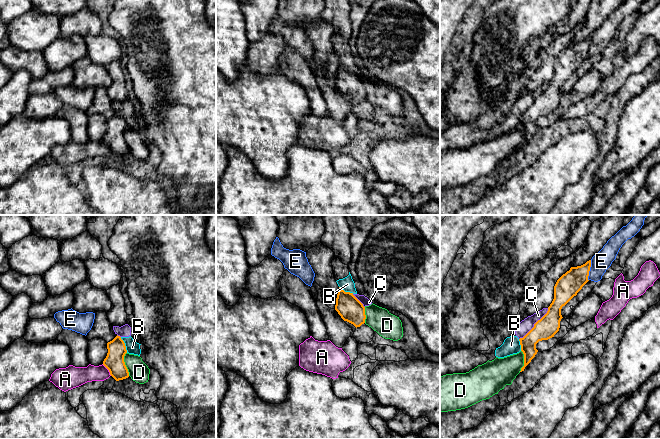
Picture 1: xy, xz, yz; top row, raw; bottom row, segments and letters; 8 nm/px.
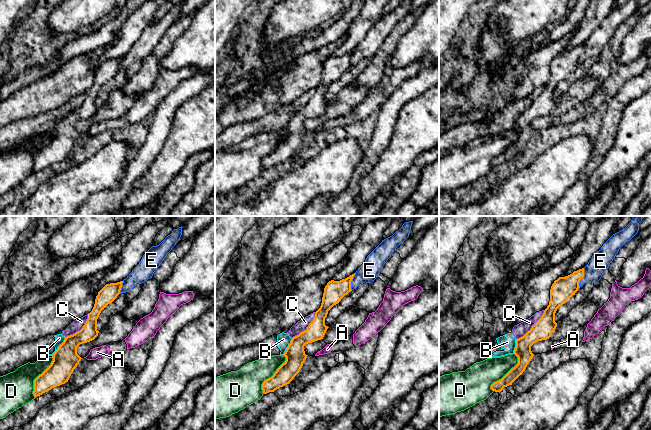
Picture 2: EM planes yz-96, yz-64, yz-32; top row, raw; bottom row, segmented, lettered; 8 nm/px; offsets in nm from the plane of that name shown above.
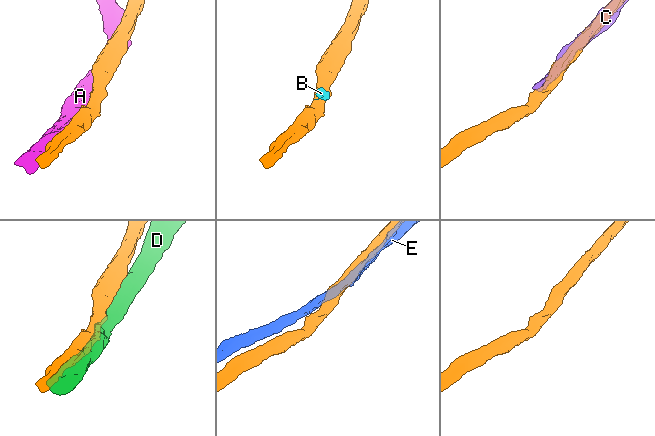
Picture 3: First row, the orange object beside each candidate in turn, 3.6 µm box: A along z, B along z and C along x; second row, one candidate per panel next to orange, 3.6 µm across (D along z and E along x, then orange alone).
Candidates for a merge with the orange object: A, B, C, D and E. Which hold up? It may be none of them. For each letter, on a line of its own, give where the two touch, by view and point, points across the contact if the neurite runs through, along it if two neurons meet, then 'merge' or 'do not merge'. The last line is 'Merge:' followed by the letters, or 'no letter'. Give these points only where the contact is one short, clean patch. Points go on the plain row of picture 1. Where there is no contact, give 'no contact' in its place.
A: meets orange in xy at (108, 145); do not merge
B: meets orange in xy at (124, 121); border along xy (120, 113), (127, 128); do not merge
C: meets orange in yz at (534, 100); do not merge
D: meets orange in xy at (124, 140); do not merge
E: meets orange in yz at (589, 46); do not merge
Merge: no letter

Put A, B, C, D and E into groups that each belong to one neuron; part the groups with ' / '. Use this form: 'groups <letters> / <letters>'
groups A / B C / D / E

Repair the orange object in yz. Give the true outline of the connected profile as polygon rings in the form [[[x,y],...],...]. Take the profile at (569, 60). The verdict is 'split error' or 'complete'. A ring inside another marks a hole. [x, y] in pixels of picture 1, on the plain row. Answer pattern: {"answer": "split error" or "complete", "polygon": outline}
{"answer": "complete", "polygon": [[[591,36],[581,42],[571,43],[557,56],[554,62],[554,75],[548,83],[547,89],[534,100],[534,103],[523,114],[519,115],[521,127],[524,130],[524,142],[520,148],[524,147],[537,130],[536,120],[554,113],[559,107],[560,97],[563,94],[561,85],[589,57],[590,43]]]}

